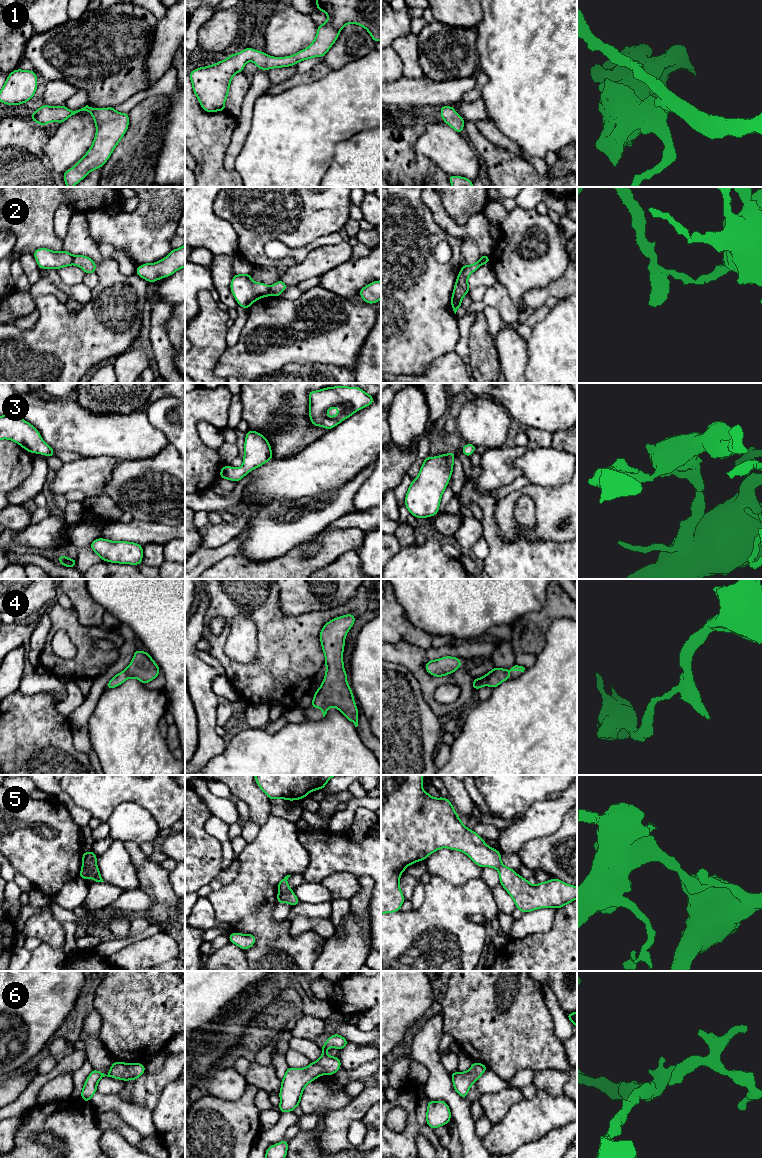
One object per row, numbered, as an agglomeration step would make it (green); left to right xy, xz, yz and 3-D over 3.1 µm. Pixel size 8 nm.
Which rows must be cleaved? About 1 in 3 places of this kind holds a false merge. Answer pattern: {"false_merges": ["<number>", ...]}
{"false_merges": ["2", "5"]}

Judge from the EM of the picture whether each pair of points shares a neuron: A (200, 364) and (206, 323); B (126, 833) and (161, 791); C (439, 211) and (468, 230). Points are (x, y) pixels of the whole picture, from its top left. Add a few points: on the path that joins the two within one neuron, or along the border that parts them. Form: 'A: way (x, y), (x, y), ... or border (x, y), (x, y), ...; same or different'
A: way (204, 354), (209, 346), (208, 333); same
B: border (122, 803), (133, 801), (144, 807), (159, 828); different
C: way (444, 219), (455, 230), (460, 230); same

